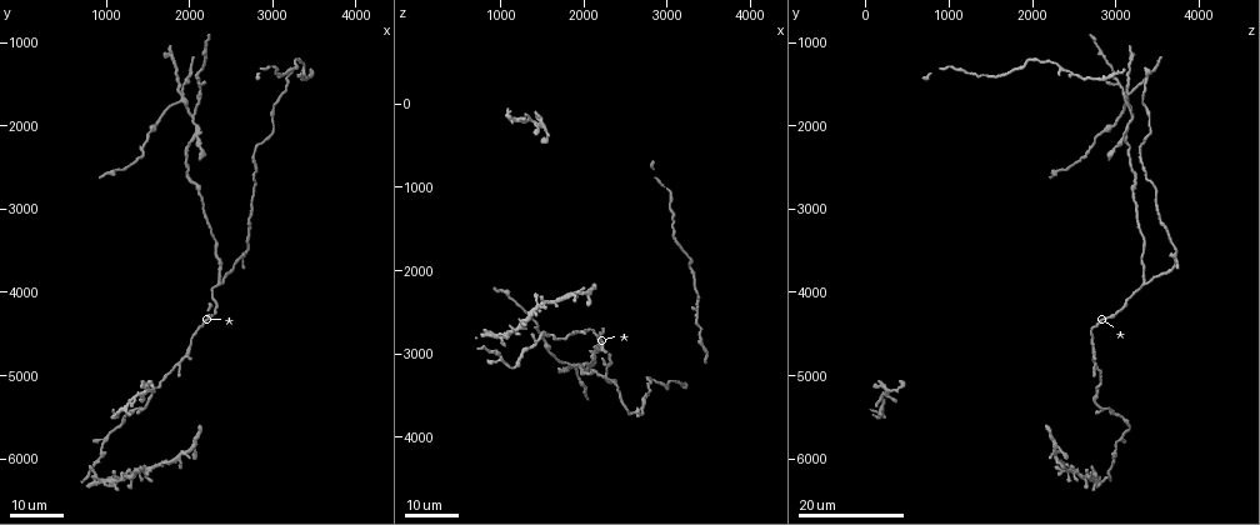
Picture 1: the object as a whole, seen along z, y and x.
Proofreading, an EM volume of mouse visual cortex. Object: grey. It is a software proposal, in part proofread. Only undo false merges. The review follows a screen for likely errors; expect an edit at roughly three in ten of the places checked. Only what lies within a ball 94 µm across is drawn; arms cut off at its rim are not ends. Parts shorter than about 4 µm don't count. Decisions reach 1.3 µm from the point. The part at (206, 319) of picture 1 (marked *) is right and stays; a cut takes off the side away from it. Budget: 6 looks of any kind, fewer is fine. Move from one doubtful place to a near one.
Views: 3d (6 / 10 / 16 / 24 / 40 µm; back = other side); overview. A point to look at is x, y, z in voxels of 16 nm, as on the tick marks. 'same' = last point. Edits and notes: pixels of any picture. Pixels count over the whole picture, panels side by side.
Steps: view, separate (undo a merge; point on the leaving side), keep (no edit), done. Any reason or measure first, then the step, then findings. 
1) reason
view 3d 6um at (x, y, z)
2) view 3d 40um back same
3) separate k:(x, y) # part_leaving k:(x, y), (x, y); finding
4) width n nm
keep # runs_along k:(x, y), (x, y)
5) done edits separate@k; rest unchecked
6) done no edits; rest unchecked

two arms in line, one across
view 3d 16um at (1400, 5250, 200)

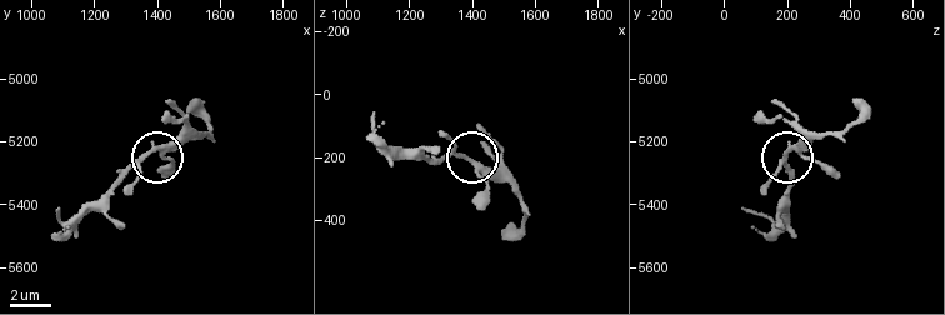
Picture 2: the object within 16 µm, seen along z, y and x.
view 3d 6um at (1420, 5230, 230)

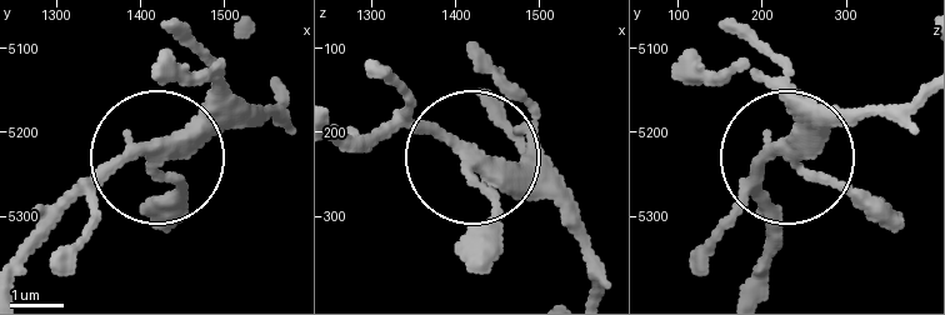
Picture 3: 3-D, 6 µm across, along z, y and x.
arms 3
keep # all the same neuron

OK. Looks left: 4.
sudden change in width
view 3d 16um at (950, 5850, 3000)

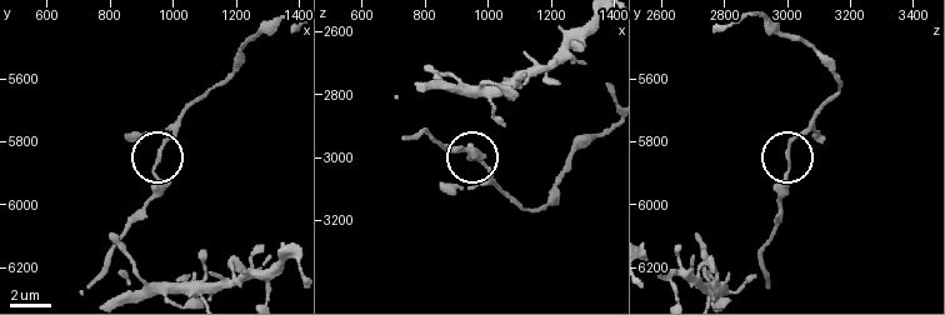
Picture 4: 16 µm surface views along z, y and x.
view 3d 10um at (940, 5880, 3000)

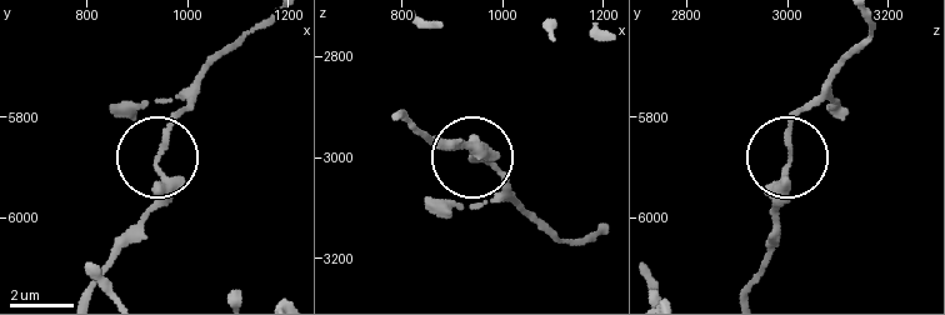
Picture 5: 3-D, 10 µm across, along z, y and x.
keep # runs_along 5:(589, 235), (573, 243), (549, 235), (460, 146); all the same neuron

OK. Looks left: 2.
arms part here
view 3d 16um at (1900, 1700, 3150)

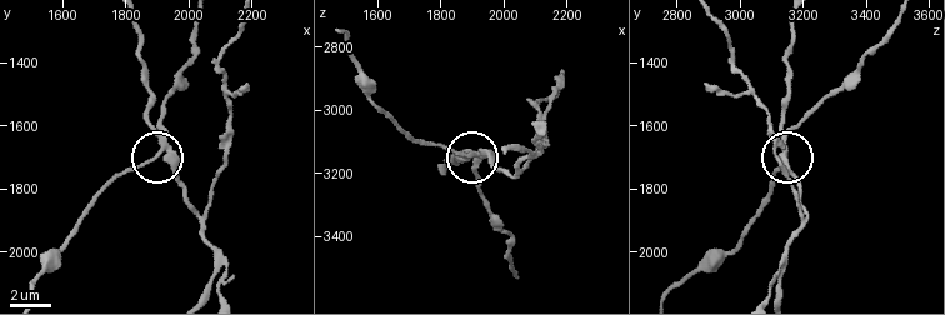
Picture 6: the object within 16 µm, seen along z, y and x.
view 3d 10um at (1900, 1690, 3130)

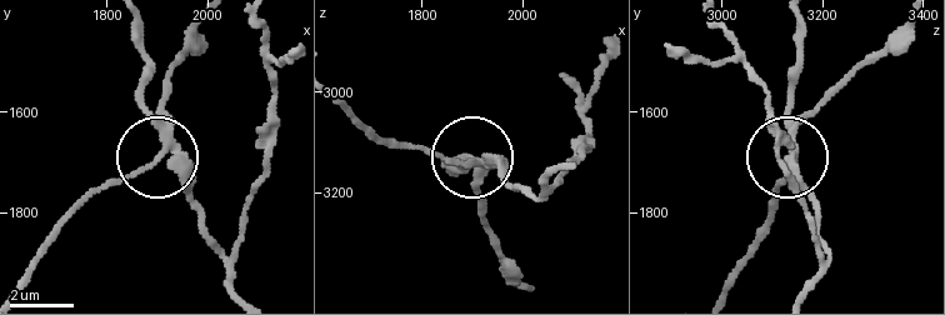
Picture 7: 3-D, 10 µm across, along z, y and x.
separate 7:(139, 173) # part_leaving 7:(169, 133), (64, 226), (24, 283); two neurons meet here

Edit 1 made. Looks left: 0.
done edits separate@7; rest unchecked

